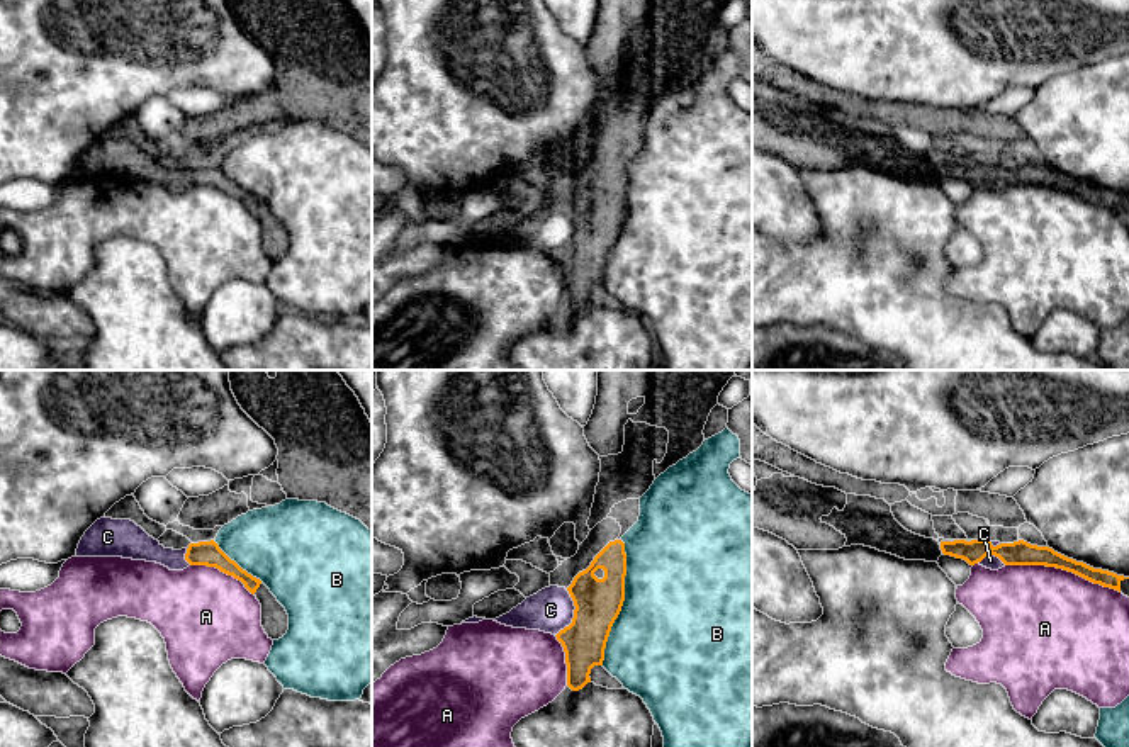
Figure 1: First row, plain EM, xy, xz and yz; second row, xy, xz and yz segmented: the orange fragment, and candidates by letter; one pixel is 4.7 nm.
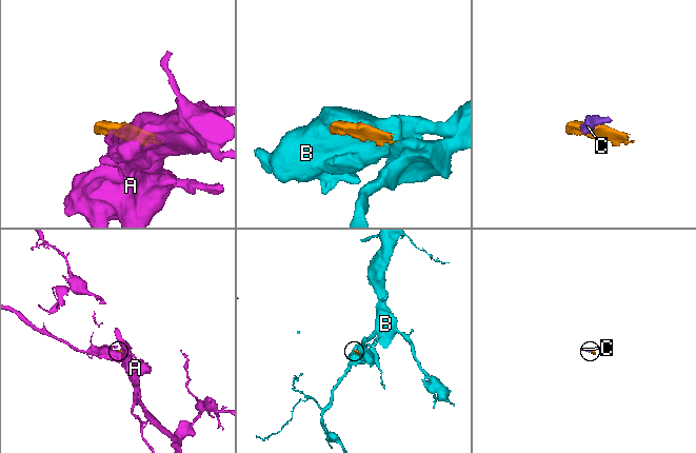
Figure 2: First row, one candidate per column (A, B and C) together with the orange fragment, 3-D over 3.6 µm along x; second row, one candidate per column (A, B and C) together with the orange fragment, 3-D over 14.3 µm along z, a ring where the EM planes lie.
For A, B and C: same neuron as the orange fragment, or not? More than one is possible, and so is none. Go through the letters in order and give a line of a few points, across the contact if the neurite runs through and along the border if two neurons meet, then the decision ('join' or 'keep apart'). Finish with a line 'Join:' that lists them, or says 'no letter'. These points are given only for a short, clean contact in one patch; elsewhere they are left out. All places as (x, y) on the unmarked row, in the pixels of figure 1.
A: keep apart
B: keep apart
C: line xz (598, 221), (583, 233), (574, 233), (550, 230); join
Join: C

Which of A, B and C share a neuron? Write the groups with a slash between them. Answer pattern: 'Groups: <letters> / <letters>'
Groups: A / B / C

